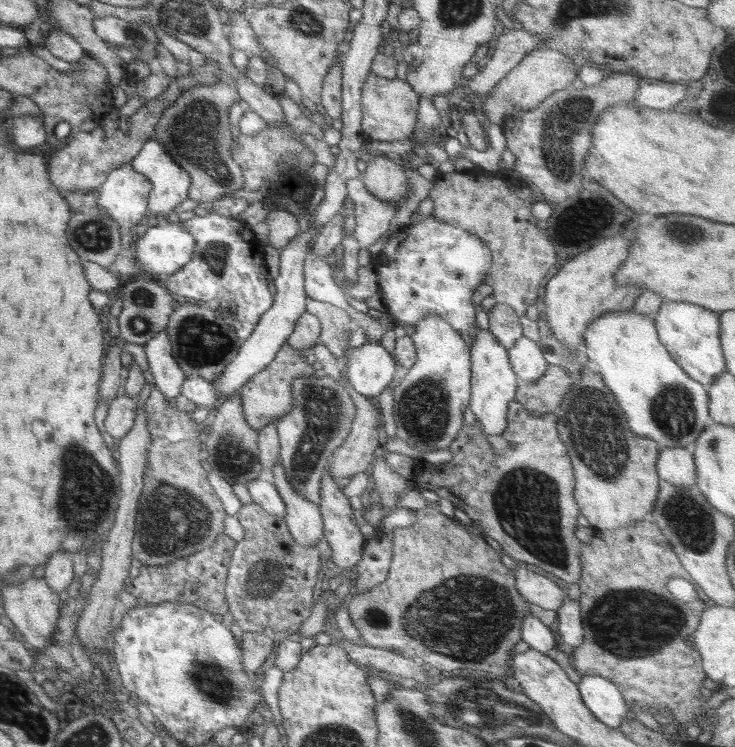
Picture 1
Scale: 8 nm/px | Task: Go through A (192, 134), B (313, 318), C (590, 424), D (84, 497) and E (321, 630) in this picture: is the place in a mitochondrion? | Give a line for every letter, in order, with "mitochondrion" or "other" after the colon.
A: mitochondrion
B: other
C: mitochondrion
D: mitochondrion
E: other

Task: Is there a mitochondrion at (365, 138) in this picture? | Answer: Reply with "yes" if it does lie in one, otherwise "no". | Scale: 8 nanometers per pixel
no

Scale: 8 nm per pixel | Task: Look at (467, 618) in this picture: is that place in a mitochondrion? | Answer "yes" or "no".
yes

